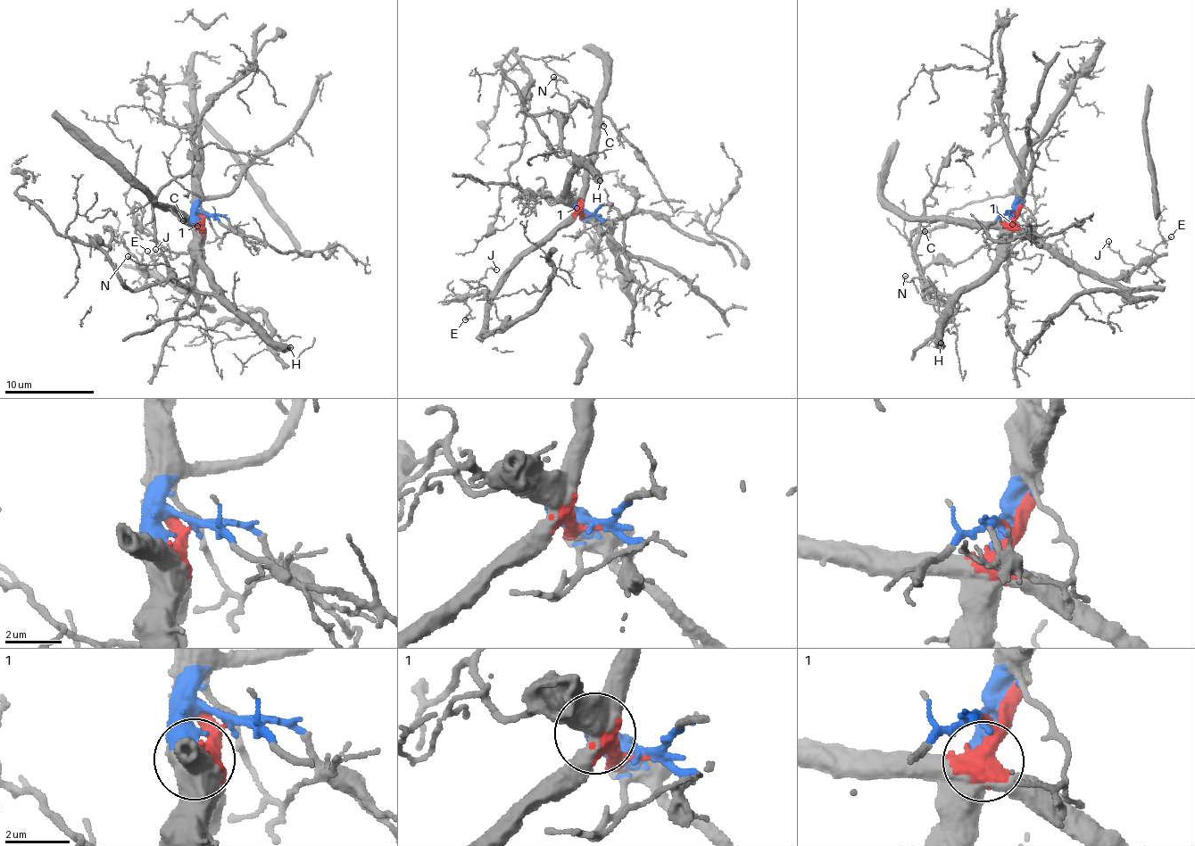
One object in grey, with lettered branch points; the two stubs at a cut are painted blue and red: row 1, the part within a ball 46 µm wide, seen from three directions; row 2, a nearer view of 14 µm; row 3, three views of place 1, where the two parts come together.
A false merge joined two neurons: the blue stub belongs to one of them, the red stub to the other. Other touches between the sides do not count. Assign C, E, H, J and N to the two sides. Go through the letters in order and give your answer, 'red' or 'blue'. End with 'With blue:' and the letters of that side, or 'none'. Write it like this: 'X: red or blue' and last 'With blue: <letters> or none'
C: red
E: red
H: blue
J: red
N: blue
With blue: H, N

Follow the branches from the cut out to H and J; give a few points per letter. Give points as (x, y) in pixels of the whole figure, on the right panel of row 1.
H: (1010, 213), (1008, 252), (991, 272), (958, 296), (937, 326), (941, 344)
J: (1013, 212), (1013, 222), (1096, 277), (1114, 279), (1131, 275), (1133, 267), (1113, 251), (1107, 241)

